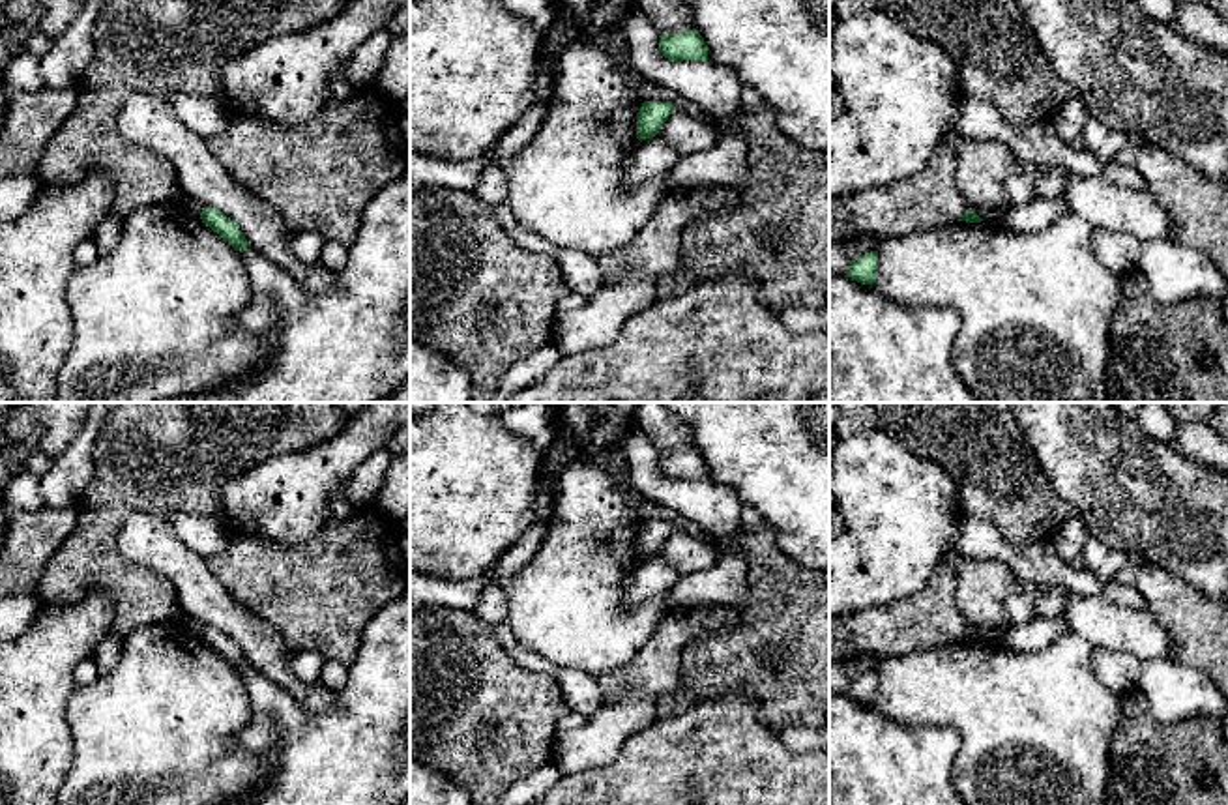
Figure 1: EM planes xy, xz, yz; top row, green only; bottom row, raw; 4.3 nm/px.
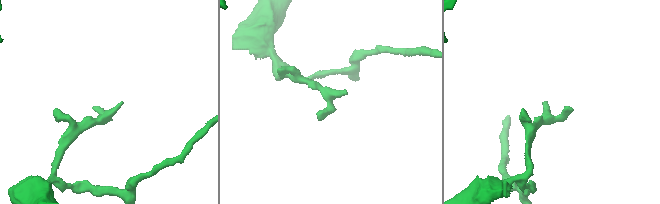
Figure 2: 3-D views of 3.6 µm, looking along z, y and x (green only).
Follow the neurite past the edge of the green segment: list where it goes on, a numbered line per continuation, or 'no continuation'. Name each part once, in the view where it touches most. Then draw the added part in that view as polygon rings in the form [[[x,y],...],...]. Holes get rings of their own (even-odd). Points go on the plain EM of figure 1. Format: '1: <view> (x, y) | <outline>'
no continuation

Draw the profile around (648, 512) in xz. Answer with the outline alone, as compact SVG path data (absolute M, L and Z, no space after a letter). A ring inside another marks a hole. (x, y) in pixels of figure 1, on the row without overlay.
M642 502L636 505L636 509L644 520L668 520L676 526L676 532L689 534L700 541L713 545L711 537L706 535L694 522L670 511L668 507L663 507L651 502Z

